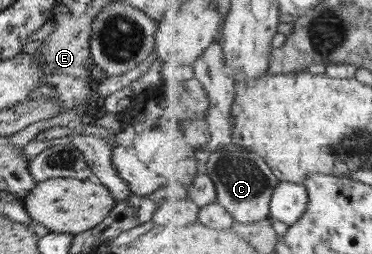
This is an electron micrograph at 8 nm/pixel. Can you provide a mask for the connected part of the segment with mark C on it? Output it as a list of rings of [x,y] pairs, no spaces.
[[[234,143],[218,149],[209,157],[205,172],[217,188],[217,202],[233,216],[234,221],[254,223],[271,216],[271,198],[281,181],[272,173],[264,158]]]

